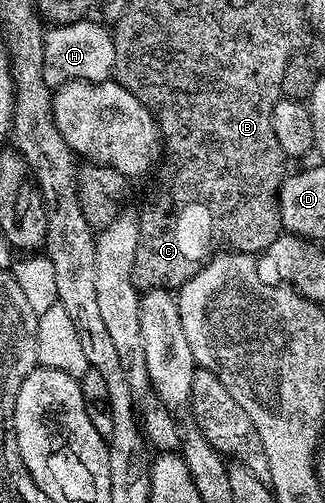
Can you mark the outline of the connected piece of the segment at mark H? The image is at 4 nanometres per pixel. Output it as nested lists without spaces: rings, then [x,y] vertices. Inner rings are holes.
[[[79,19],[55,24],[45,30],[44,82],[51,87],[66,85],[69,81],[108,81],[114,72],[116,47],[114,35],[98,21]]]

